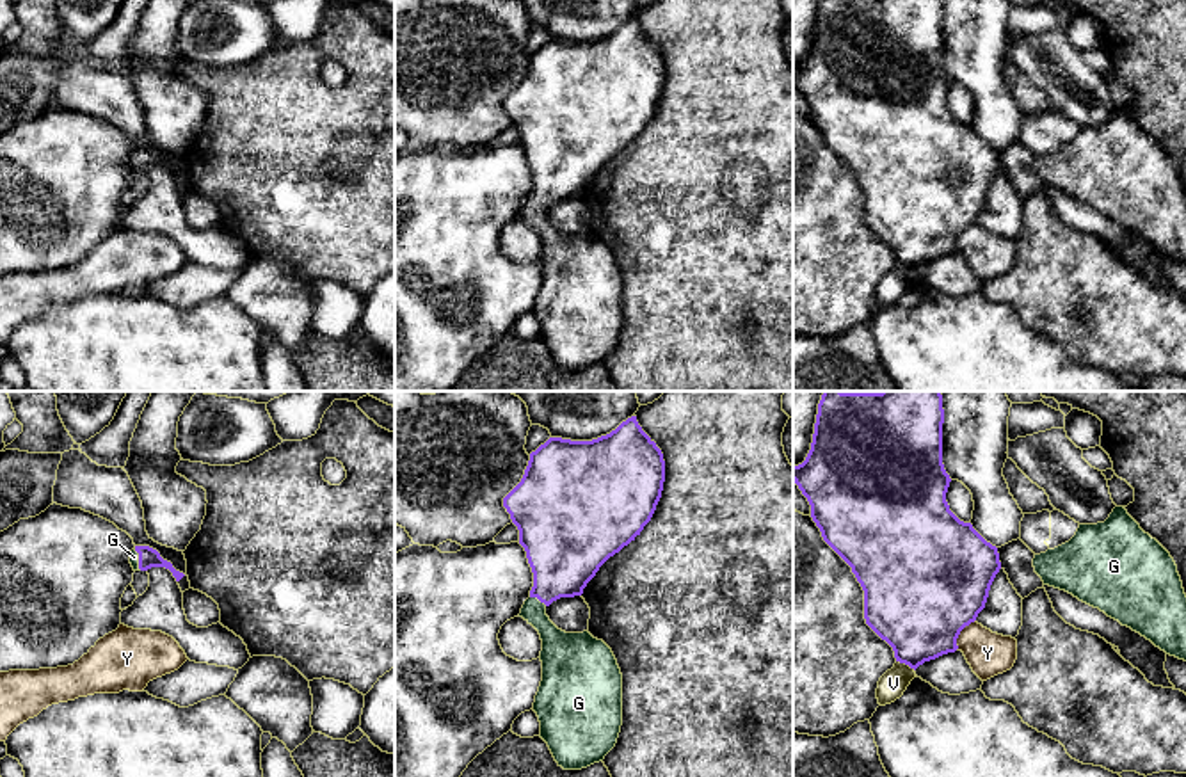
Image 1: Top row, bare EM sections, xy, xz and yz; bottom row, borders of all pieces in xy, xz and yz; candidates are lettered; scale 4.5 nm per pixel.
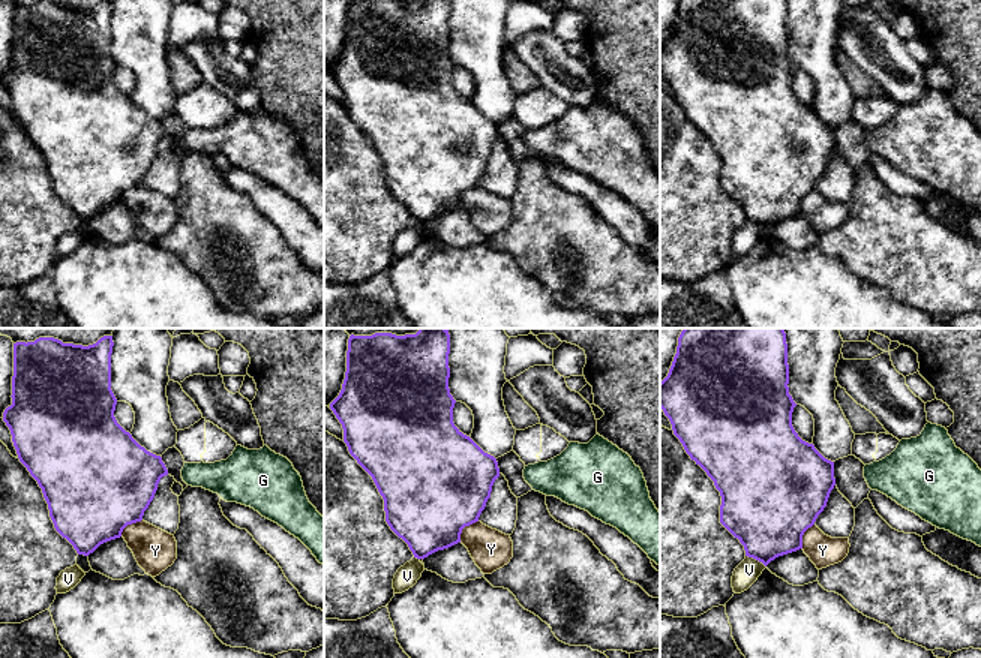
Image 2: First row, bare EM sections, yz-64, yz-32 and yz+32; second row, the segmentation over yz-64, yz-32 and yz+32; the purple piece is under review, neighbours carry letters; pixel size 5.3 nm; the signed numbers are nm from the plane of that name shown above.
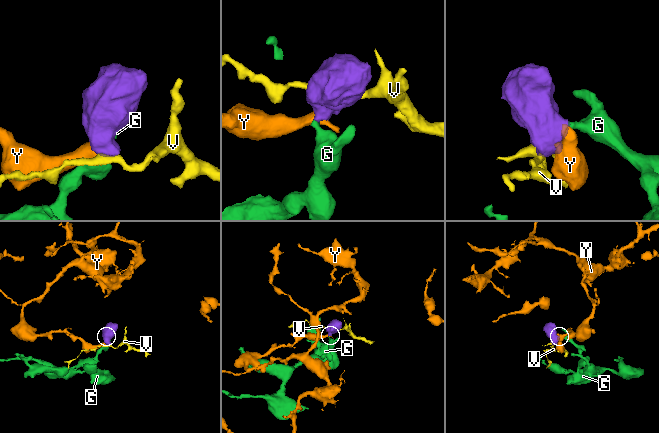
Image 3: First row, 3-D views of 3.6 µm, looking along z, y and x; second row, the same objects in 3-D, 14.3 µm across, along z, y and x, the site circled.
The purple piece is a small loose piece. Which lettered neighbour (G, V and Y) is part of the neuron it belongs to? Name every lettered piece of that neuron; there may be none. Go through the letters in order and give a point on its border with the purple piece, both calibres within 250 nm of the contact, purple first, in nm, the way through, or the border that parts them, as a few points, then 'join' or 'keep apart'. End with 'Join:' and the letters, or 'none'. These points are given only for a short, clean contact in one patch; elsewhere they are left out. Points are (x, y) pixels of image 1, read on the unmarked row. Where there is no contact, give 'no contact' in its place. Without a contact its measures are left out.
G: meets purple in xz at (539, 201); 340 nm thick on the purple side, 170 nm on the other; runs through xz (564, 153), (560, 171), (539, 201), (539, 223), (560, 251); join
V: meets purple in yz at (905, 265); 420 nm thick on the purple side, 120 nm on the other; border along yz (897, 262), (914, 271); keep apart
Y: meets purple in yz at (959, 235); 500 nm thick on the purple side, 200 nm on the other; border along yz (975, 221), (961, 233), (957, 249); keep apart
Join: G

